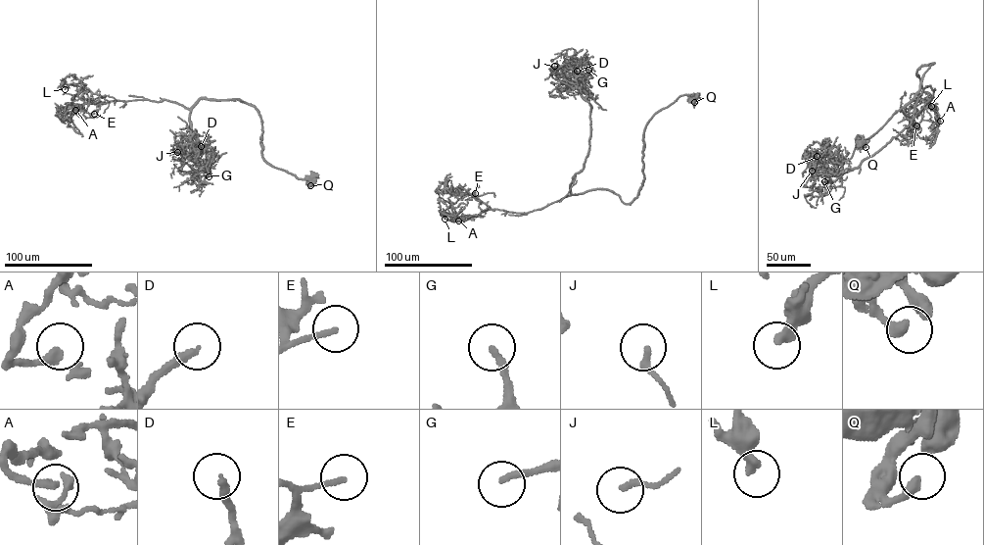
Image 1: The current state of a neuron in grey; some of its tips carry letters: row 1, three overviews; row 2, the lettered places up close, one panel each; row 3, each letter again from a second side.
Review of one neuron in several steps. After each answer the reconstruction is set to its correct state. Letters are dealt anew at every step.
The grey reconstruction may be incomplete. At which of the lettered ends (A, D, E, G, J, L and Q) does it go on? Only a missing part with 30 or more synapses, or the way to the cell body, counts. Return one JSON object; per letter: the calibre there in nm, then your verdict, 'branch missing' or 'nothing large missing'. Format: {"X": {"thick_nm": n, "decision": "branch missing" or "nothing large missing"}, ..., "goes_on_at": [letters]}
{"A": {"thick_nm": 280, "decision": "nothing large missing"}, "D": {"thick_nm": 240, "decision": "branch missing"}, "E": {"thick_nm": 160, "decision": "nothing large missing"}, "G": {"thick_nm": 200, "decision": "branch missing"}, "J": {"thick_nm": 200, "decision": "nothing large missing"}, "L": {"thick_nm": 320, "decision": "branch missing"}, "Q": {"thick_nm": 340, "decision": "nothing large missing"}, "goes_on_at": ["D", "G", "L"]}

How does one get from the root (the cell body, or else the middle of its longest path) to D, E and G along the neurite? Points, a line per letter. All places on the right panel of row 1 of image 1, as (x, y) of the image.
D: (859, 142), (912, 100), (933, 64), (916, 71), (922, 91), (912, 123), (885, 145), (846, 171), (817, 156)
E: (859, 142), (912, 100), (933, 64), (916, 74), (923, 89), (934, 90), (916, 125)
G: (859, 142), (912, 100), (933, 64), (916, 71), (922, 91), (912, 123), (857, 167), (824, 181)

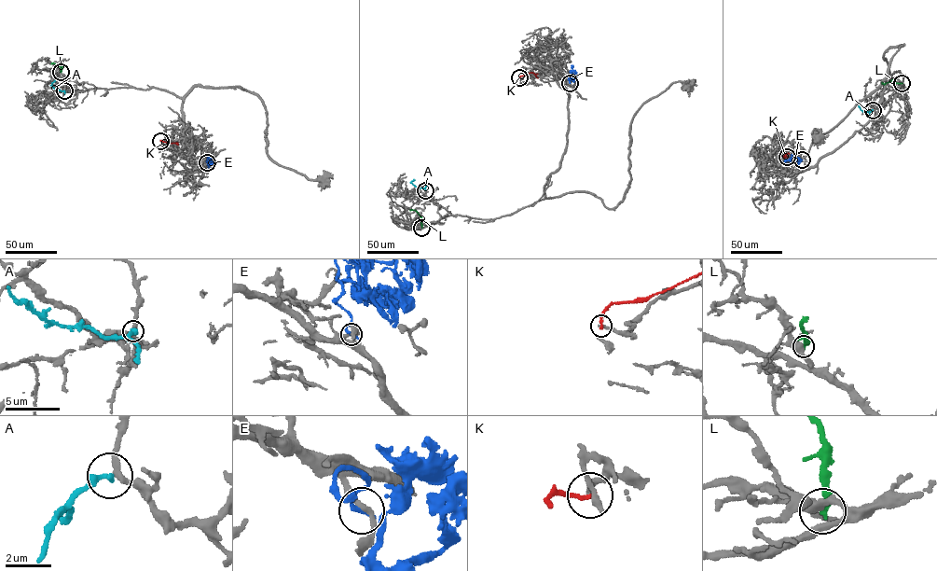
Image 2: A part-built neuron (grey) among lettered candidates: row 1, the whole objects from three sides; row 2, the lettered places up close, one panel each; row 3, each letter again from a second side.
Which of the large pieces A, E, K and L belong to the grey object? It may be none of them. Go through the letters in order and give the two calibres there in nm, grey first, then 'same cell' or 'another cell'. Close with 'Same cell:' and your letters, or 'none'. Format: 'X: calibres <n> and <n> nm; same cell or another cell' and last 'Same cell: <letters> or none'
A: calibres 260 and 360 nm; same cell
E: calibres 240 and 200 nm; another cell
K: calibres 240 and 190 nm; another cell
L: calibres 360 and 240 nm; another cell
Same cell: A

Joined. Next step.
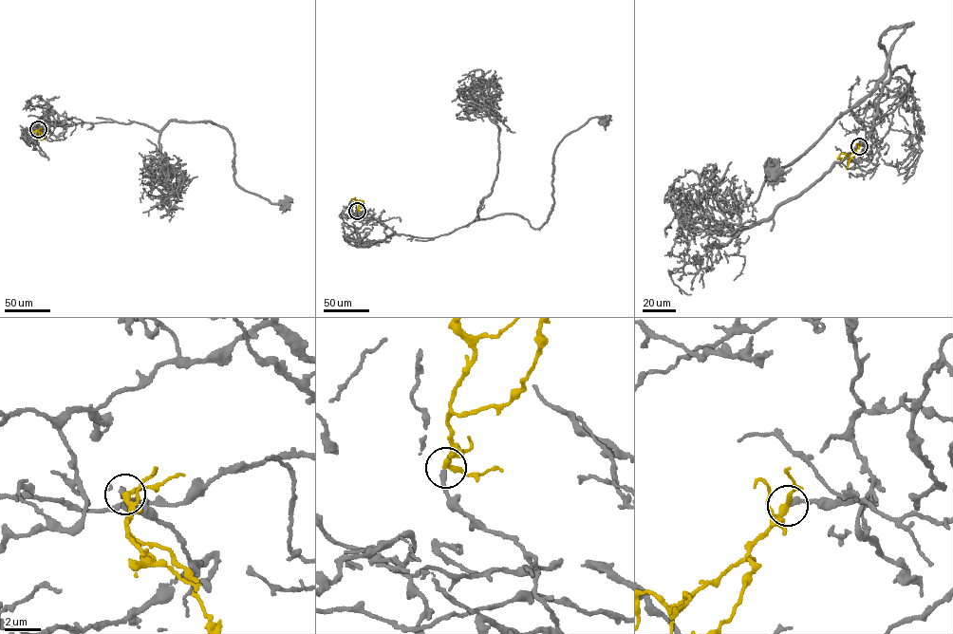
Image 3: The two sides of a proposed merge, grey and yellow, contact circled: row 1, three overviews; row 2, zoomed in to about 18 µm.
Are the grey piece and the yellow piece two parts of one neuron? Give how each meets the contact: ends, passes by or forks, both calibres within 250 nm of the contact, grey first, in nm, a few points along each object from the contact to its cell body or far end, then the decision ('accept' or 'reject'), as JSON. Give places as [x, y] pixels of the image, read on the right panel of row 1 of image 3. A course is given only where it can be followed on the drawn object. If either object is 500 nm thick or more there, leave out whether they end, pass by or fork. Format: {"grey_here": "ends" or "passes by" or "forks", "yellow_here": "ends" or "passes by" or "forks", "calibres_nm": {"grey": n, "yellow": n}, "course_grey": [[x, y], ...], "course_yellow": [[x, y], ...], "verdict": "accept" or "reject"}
{"grey_here": "ends", "yellow_here": "passes by", "calibres_nm": {"grey": 280, "yellow": 280}, "course_grey": [[859, 146], [875, 146], [874, 124], [912, 74], [892, 72], [881, 36], [911, 24], [878, 84], [771, 173]], "course_yellow": [[859, 146], [849, 155], [841, 153], [841, 158]], "verdict": "accept"}

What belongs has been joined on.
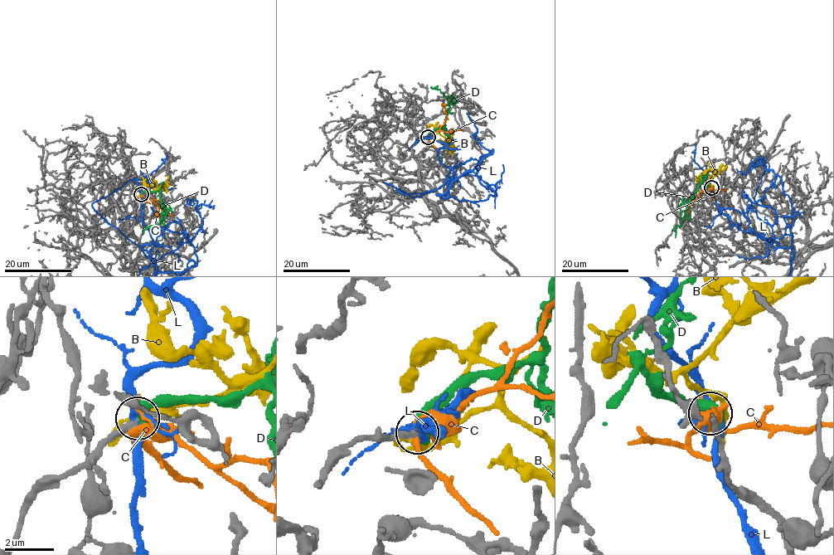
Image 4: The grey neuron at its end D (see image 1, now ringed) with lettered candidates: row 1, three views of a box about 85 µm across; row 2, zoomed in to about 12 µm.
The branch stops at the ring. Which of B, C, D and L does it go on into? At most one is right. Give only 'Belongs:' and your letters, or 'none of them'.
Belongs: D

